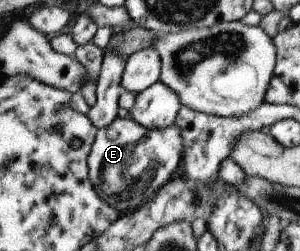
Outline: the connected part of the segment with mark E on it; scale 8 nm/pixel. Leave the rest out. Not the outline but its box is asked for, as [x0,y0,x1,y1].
[87,116,183,214]

